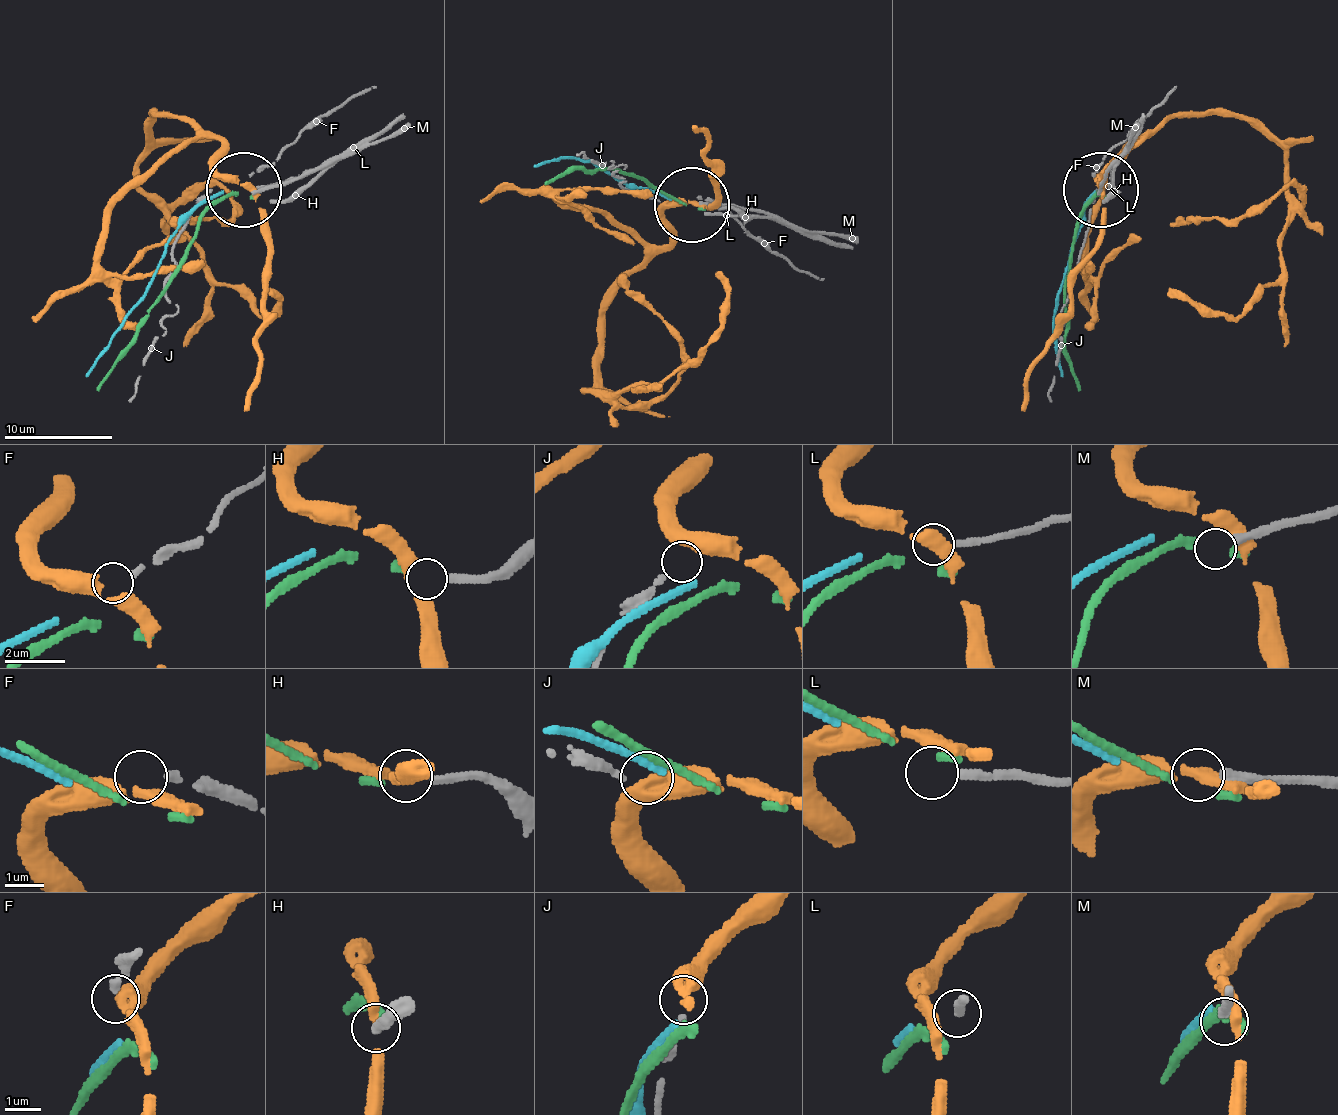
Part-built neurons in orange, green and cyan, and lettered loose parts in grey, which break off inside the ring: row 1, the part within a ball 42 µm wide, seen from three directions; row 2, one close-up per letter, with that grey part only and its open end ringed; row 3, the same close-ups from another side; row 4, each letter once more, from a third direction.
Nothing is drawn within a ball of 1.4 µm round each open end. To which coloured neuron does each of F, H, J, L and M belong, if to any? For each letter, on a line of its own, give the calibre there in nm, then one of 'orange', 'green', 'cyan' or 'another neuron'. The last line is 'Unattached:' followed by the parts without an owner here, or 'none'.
F: 150 nm | another neuron
H: 240 nm | green
J: 180 nm | another neuron
L: 220 nm | another neuron
M: 280 nm | another neuron
Unattached: F, J, L, M

